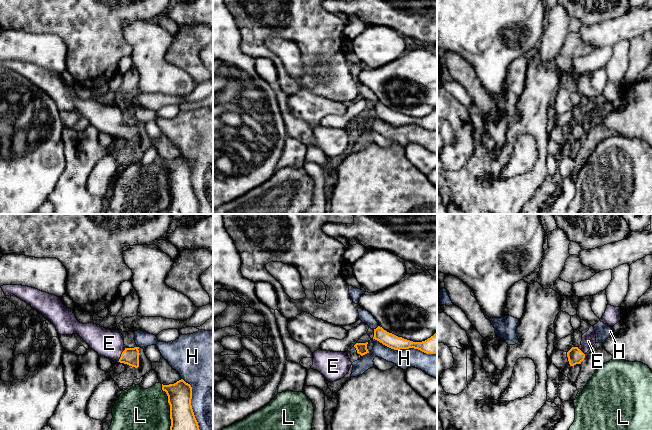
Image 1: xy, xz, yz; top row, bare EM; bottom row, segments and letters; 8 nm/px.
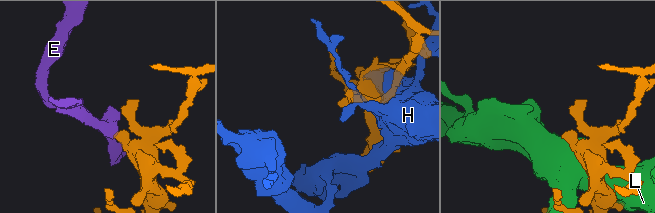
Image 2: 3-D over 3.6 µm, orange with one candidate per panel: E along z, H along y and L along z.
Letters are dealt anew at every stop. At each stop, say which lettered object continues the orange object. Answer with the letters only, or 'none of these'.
E

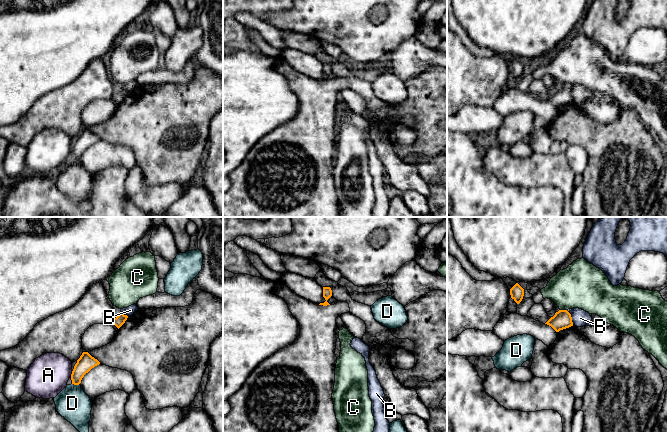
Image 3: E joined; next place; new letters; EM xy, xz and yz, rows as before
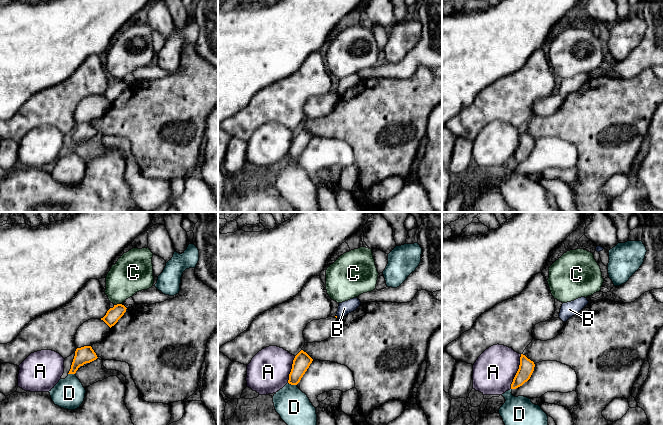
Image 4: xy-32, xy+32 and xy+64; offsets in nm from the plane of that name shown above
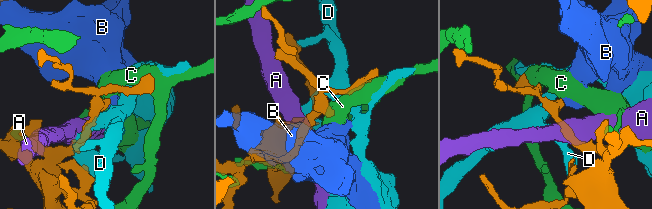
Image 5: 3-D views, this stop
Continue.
none of these

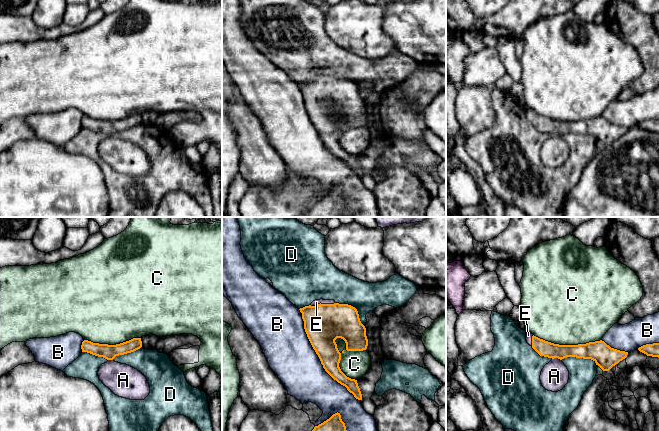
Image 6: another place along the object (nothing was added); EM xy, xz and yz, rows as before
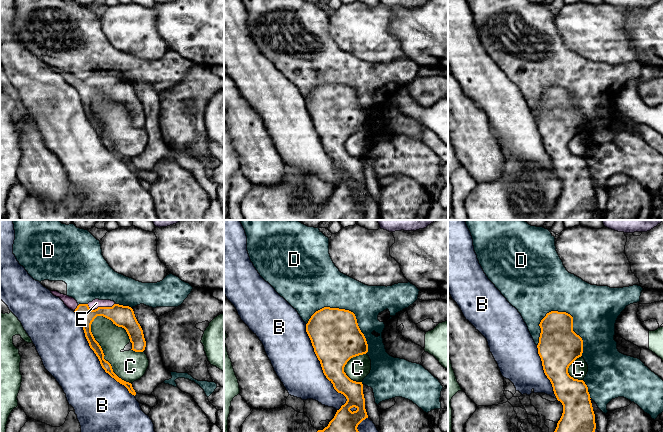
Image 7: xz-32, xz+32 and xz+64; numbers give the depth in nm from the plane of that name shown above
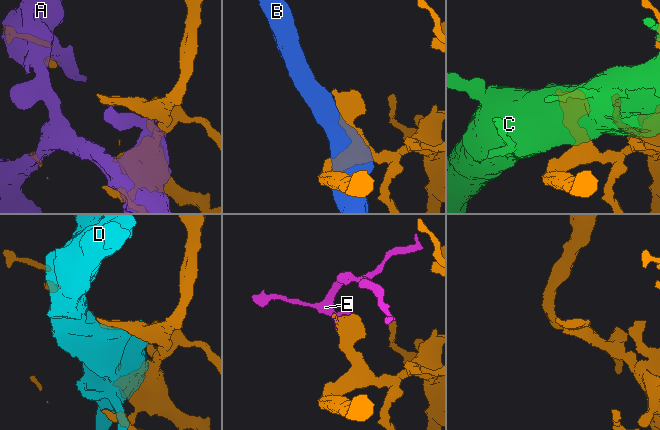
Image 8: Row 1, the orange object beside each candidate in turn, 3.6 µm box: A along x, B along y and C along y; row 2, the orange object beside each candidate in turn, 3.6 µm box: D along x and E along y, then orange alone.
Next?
E

